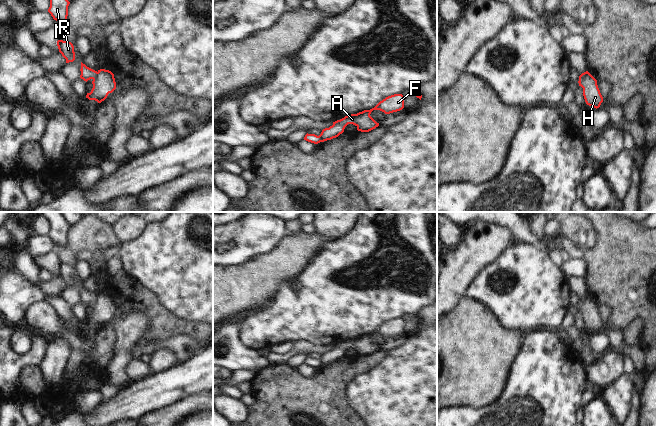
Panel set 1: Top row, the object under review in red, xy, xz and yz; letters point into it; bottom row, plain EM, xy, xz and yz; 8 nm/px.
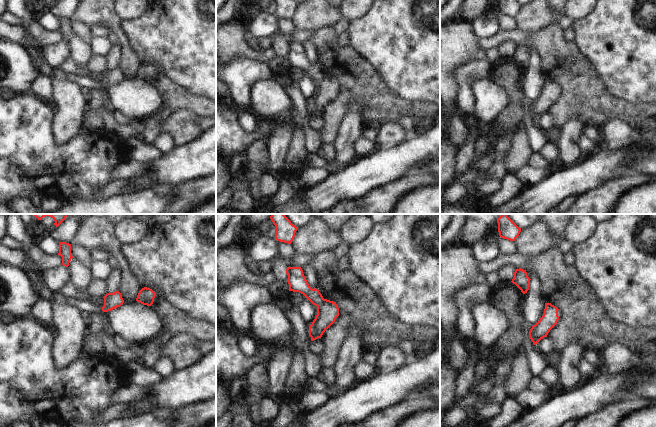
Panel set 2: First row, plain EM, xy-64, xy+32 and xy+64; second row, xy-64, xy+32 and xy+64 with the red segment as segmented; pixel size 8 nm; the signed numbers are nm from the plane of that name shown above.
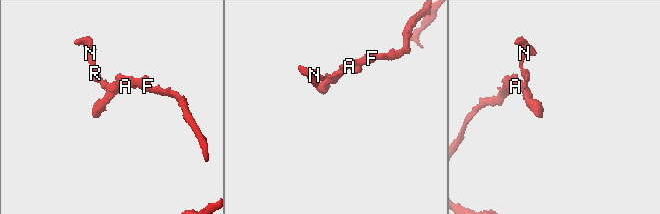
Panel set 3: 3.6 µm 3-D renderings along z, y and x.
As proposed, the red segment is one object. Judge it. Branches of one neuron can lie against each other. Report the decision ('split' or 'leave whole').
split

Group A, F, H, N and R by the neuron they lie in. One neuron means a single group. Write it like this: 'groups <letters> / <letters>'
groups A F H / N R

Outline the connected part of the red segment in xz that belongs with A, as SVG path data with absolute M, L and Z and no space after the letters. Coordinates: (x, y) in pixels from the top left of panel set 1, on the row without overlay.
M394 318L386 321L380 325L374 332L370 334L364 334L357 338L347 339L344 342L333 346L333 349L329 352L322 354L321 366L331 364L338 361L344 356L345 351L348 348L353 348L357 351L358 355L369 356L379 350L371 340L373 334L380 334L385 338L400 335L404 332L404 320L402 318Z

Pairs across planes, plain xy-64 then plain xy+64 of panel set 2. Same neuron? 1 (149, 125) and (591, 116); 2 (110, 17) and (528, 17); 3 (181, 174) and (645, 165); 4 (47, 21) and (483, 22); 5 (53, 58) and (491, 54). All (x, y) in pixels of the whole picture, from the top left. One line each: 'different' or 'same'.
1: different
2: same
3: different
4: same
5: same

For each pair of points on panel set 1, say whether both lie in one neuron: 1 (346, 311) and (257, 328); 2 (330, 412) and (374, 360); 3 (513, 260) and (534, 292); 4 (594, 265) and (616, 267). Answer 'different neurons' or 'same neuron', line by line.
1: same neuron
2: same neuron
3: same neuron
4: same neuron

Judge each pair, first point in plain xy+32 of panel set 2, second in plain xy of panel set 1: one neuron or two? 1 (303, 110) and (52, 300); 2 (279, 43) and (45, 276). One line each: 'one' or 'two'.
1: one
2: two

